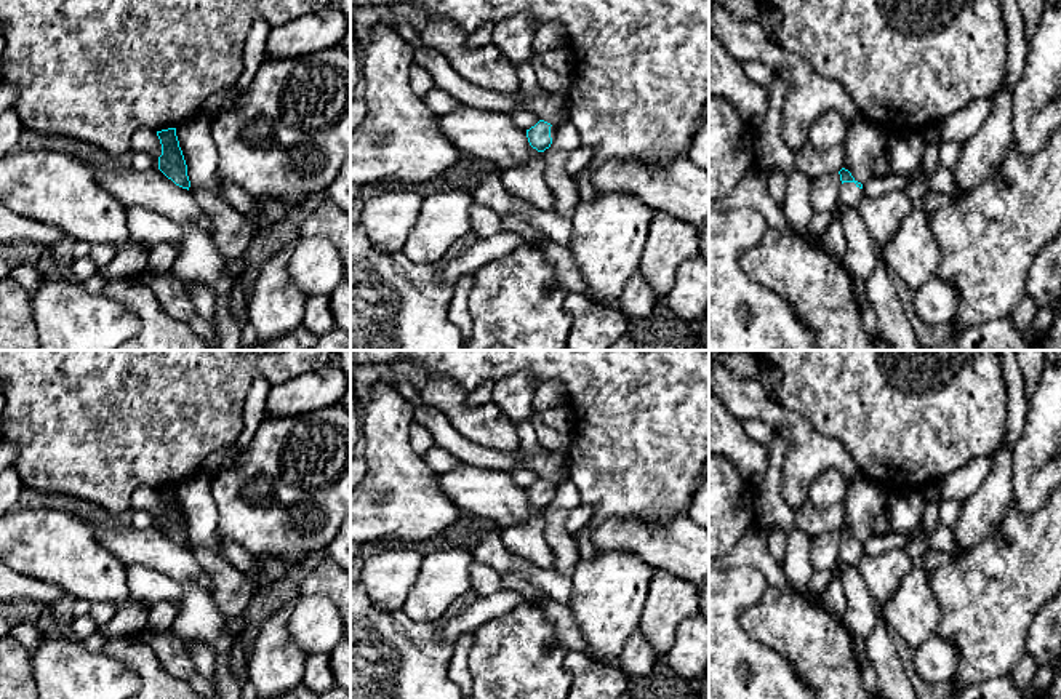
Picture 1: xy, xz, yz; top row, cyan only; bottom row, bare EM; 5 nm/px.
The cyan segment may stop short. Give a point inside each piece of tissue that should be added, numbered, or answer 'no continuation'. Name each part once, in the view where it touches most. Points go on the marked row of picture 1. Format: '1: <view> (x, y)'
1: yz (834, 240)

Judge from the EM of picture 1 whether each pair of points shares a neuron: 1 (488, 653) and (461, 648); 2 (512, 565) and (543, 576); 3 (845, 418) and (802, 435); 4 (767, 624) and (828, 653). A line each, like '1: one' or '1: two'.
1: two
2: one
3: two
4: one

